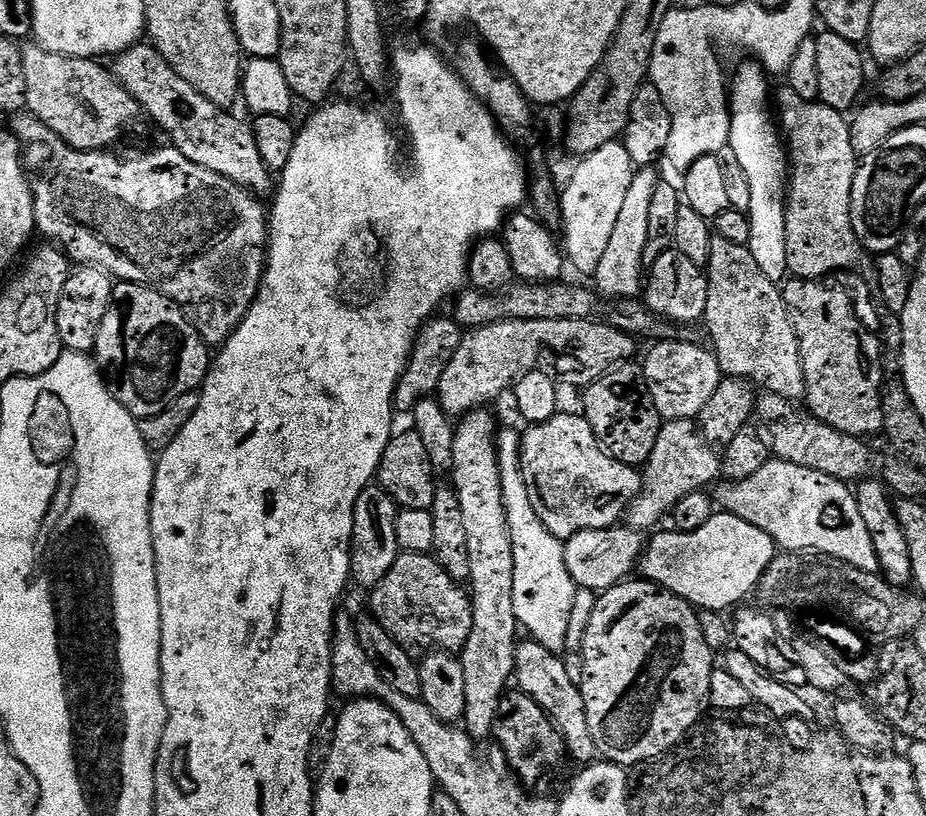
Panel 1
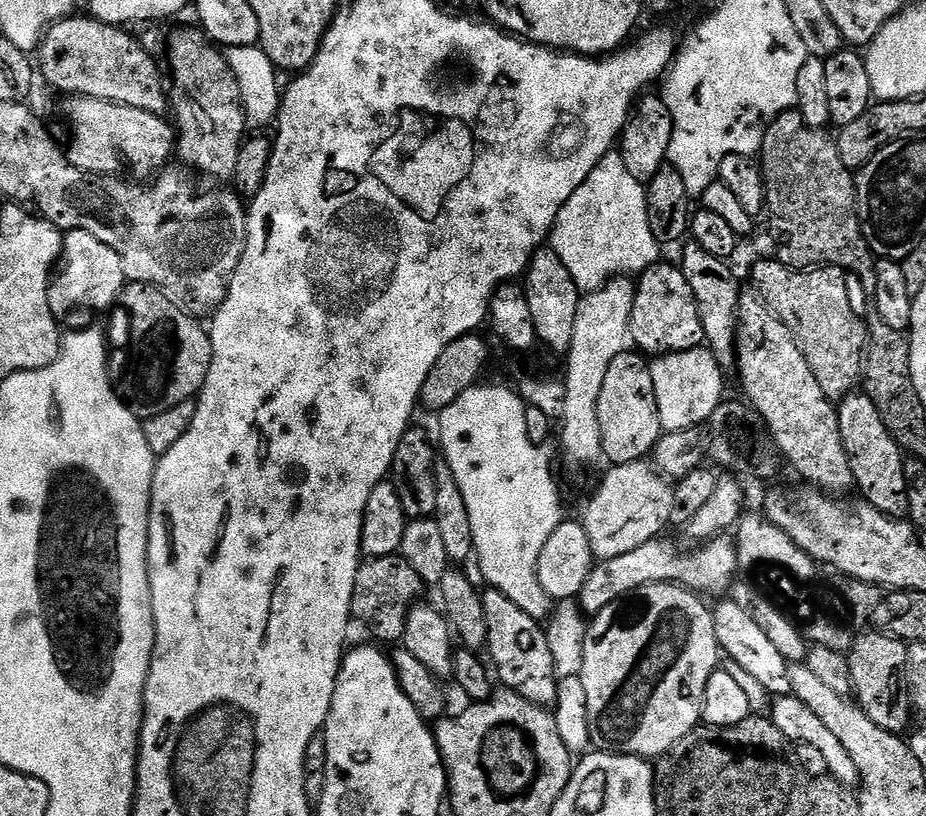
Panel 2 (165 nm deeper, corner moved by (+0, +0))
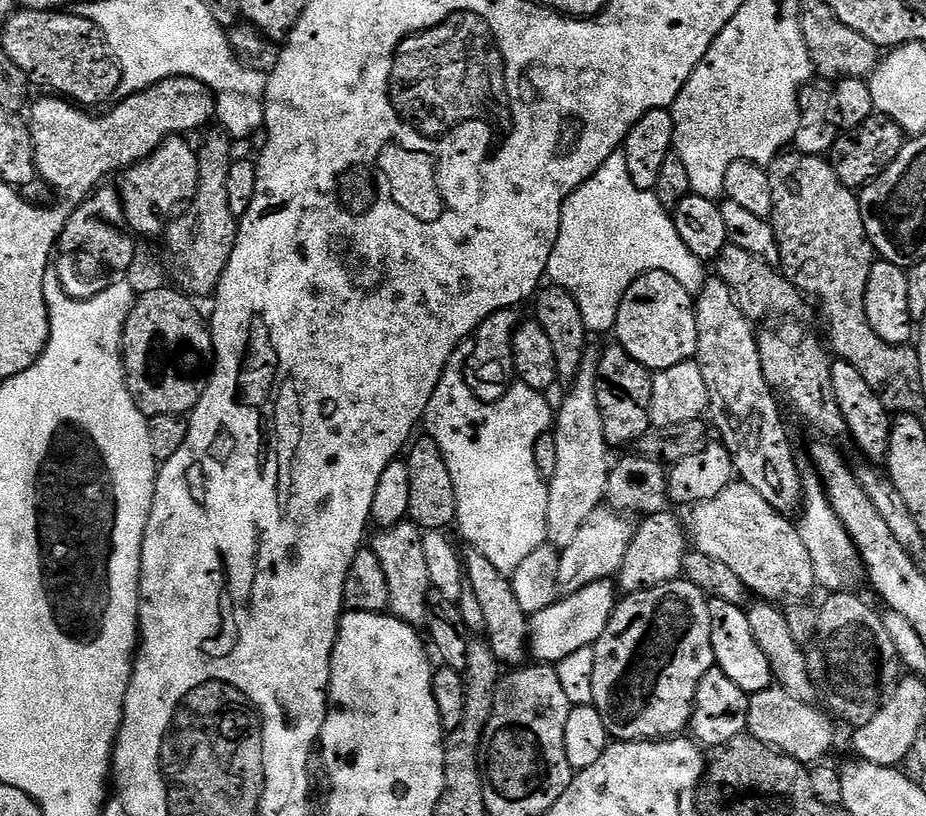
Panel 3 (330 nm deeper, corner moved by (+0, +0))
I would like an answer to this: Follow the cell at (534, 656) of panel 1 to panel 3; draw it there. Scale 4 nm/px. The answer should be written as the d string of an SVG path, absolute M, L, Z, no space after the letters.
M465 551L462 563L466 573L466 582L474 586L474 594L482 606L482 614L486 614L486 642L492 647L492 653L499 658L501 665L520 666L530 656L530 616L518 606L518 598L514 598L511 579L498 570L481 552Z

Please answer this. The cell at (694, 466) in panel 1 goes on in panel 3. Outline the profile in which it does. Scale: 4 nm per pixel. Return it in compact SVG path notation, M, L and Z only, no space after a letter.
M601 506L586 518L582 530L578 530L574 542L560 552L558 582L560 591L571 594L590 586L599 580L615 577L622 566L622 558L626 558L626 550L630 550L630 542L634 531L627 515L621 514L611 506Z

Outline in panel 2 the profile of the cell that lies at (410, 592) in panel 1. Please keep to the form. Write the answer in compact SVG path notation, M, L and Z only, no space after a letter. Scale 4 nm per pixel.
M399 554L365 559L360 565L358 578L354 582L353 617L357 621L360 619L380 640L403 641L408 613L421 599L420 591L425 591L425 588L426 585L414 570L414 566L407 564Z

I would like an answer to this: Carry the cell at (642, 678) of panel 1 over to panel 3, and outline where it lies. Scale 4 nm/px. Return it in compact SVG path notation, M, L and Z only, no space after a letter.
M687 578L625 595L594 646L592 704L613 741L676 738L692 722L698 686L716 662L709 597Z

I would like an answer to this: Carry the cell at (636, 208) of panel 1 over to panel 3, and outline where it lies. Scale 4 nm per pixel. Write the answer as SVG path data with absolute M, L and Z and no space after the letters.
M585 355L581 362L576 384L561 402L554 416L554 435L558 446L558 466L548 484L548 540L557 549L568 548L578 530L594 514L594 510L605 503L608 495L608 473L610 471L610 445L604 433L602 410L598 406L596 393L596 371L600 365L599 355Z

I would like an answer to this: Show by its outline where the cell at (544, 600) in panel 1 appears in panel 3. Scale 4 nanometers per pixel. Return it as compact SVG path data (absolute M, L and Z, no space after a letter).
M452 359L445 368L442 378L438 382L438 386L434 390L434 394L430 398L428 408L424 411L422 421L427 435L431 436L434 442L438 442L438 450L442 450L442 454L446 458L446 466L450 470L450 482L454 482L454 494L456 495L456 524L460 532L469 540L471 547L475 551L481 552L486 558L490 558L490 562L494 566L498 566L498 570L505 574L511 574L518 570L518 566L522 566L522 562L526 562L526 558L530 558L530 554L534 554L534 550L545 547L548 540L548 484L545 477L541 476L538 466L534 462L534 446L538 442L538 438L542 438L553 427L554 424L554 408L548 405L549 397L543 392L534 390L530 386L516 382L509 388L508 392L501 400L495 400L493 404L486 404L479 396L473 392L471 386L468 385L465 373L460 373L459 359Z

